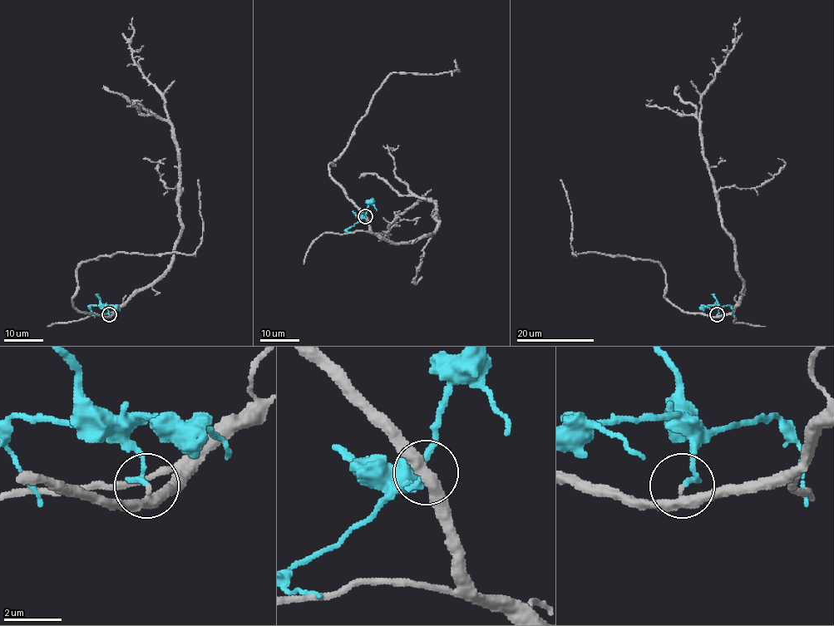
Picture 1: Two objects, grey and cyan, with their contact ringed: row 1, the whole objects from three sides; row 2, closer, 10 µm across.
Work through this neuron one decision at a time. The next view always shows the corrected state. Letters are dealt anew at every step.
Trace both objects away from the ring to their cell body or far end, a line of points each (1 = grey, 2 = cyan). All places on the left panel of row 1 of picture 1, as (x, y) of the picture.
1: (109, 314), (164, 273), (181, 229), (174, 128), (165, 97), (133, 60), (130, 47), (132, 17)
2: (109, 314), (107, 309), (91, 305), (95, 317)

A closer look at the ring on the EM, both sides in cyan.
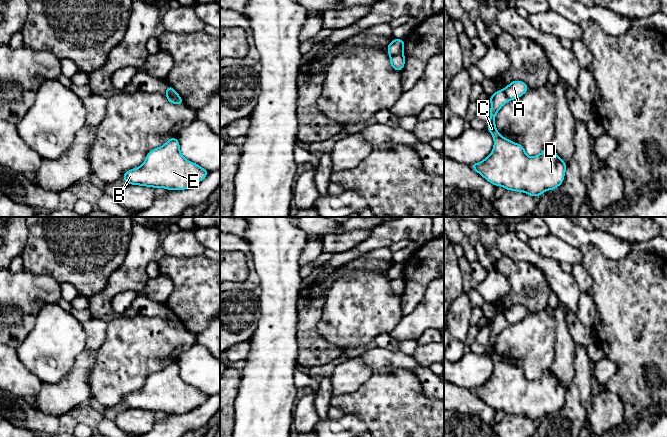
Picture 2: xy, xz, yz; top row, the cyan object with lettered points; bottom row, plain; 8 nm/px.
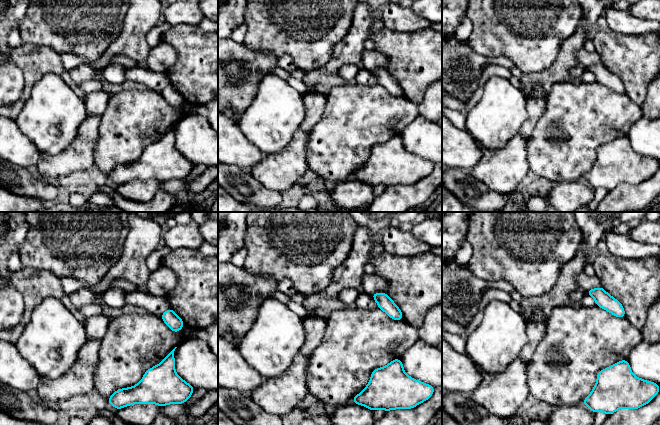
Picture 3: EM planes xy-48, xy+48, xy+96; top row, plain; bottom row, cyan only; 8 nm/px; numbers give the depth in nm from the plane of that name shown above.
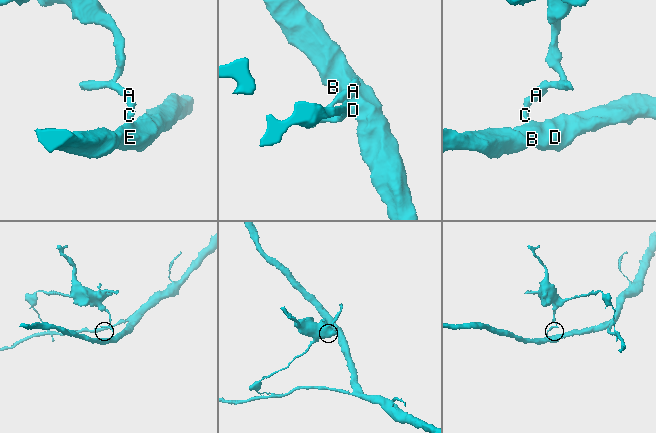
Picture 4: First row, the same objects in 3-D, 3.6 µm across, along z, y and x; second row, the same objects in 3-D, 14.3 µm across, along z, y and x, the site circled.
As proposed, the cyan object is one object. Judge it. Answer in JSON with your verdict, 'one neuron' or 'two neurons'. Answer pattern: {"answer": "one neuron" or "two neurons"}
{"answer": "two neurons"}

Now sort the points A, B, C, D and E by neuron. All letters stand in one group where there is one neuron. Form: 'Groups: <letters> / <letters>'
Groups: A / B C D E

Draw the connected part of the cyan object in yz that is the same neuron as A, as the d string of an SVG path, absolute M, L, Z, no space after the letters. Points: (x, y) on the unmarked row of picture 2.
M516 304L511 306L503 314L508 324L514 324L526 317L528 315L528 310L524 306Z

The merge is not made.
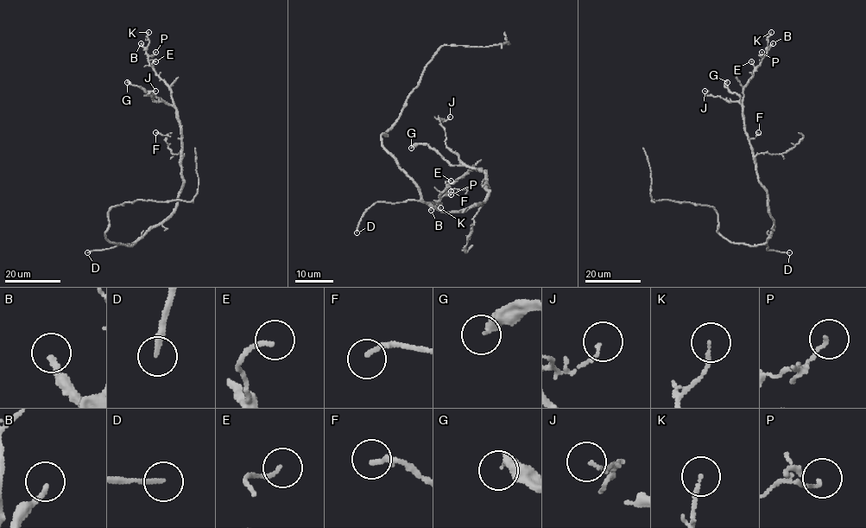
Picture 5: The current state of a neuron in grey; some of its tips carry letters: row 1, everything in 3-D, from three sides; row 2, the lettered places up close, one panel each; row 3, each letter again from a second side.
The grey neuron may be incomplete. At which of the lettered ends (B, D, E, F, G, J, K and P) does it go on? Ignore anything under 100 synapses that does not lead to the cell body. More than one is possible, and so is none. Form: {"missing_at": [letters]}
{"missing_at": ["D"]}

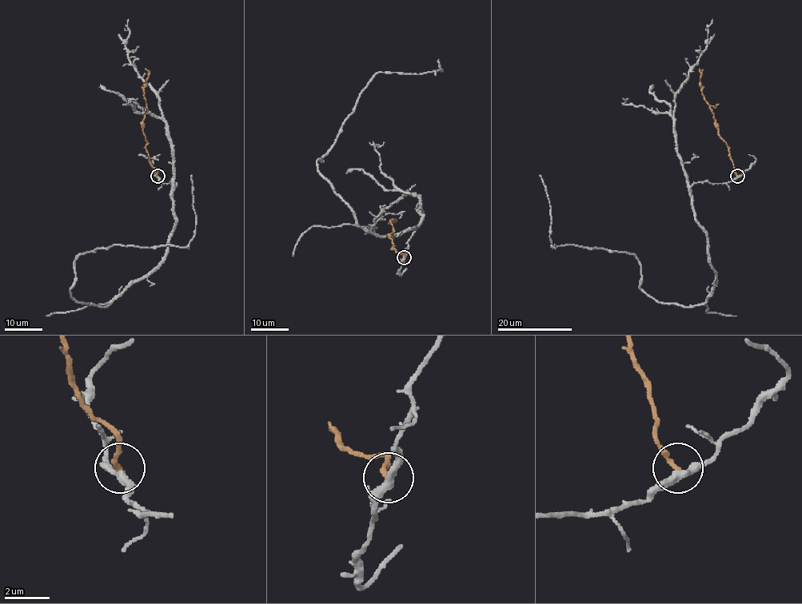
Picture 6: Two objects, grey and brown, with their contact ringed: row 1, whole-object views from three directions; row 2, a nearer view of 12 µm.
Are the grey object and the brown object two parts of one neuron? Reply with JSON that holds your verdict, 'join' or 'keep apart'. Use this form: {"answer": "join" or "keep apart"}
{"answer": "keep apart"}

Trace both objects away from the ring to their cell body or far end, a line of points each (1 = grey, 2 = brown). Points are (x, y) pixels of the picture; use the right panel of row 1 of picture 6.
1: (737, 176), (691, 187), (716, 284), (704, 303), (681, 307), (639, 287), (632, 254), (552, 248), (540, 175)
2: (737, 176), (728, 146), (718, 133), (716, 120), (702, 93), (699, 69)

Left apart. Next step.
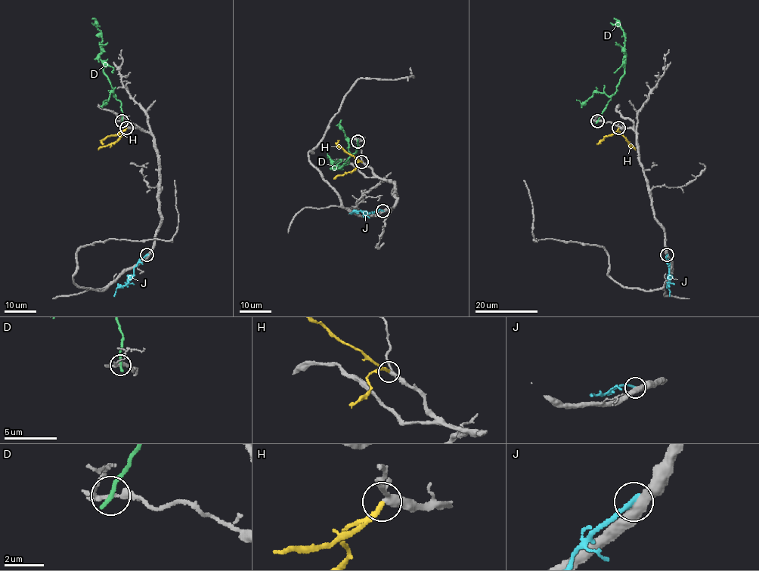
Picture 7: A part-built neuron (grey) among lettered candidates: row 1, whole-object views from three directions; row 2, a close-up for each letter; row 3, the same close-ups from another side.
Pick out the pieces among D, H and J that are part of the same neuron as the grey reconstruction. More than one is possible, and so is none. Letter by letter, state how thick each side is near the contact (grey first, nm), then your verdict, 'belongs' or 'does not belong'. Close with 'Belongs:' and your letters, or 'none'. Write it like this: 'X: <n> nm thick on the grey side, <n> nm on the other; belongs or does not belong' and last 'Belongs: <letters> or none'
D: 220 nm thick on the grey side, 300 nm on the other; does not belong
H: 260 nm thick on the grey side, 260 nm on the other; belongs
J: 460 nm thick on the grey side, 240 nm on the other; does not belong
Belongs: H

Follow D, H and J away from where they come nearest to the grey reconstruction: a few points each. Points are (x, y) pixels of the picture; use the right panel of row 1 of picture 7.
D: (597, 121), (624, 72), (624, 35), (618, 22), (614, 19)
H: (618, 128), (618, 131), (635, 149)
J: (667, 254), (670, 296)

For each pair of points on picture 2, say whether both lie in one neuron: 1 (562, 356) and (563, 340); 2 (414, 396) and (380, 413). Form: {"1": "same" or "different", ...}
{"1": "same", "2": "same"}

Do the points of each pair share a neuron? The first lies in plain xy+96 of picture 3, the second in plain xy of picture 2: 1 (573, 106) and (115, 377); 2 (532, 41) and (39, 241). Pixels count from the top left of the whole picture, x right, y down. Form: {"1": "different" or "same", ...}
{"1": "same", "2": "same"}

